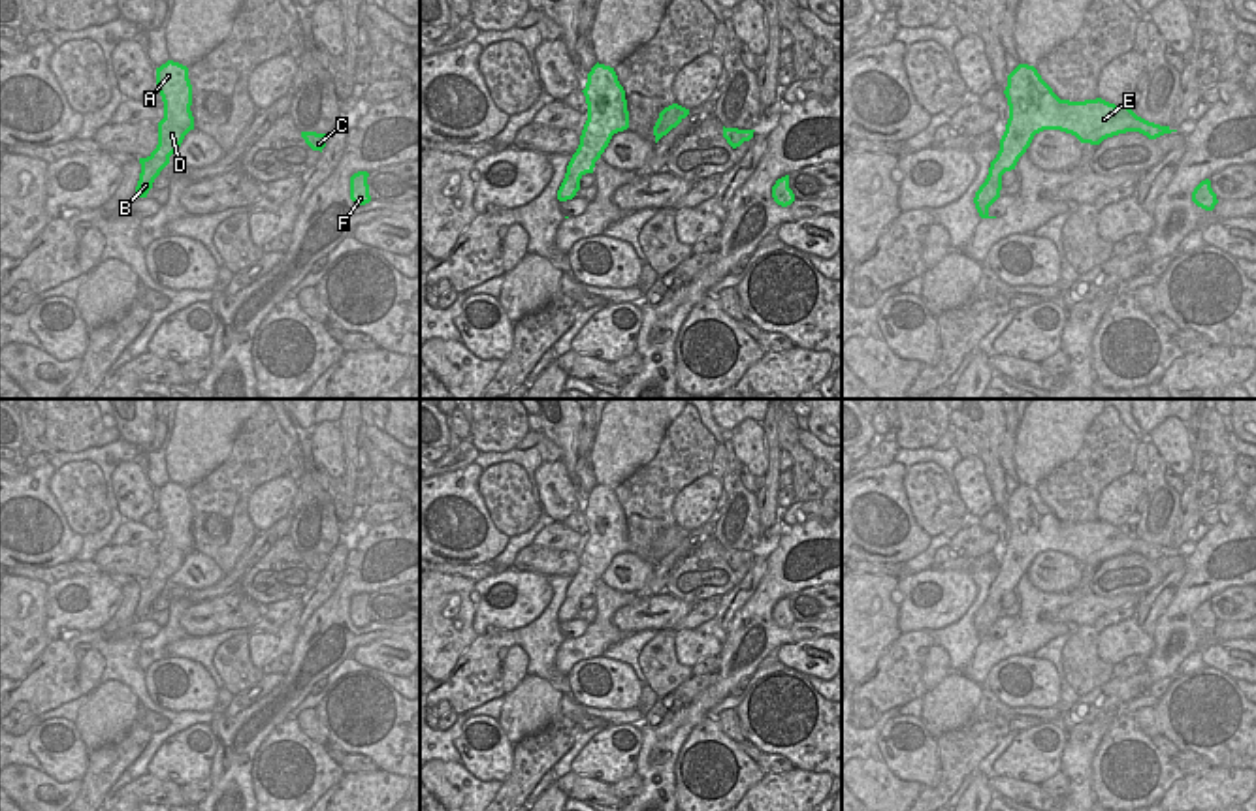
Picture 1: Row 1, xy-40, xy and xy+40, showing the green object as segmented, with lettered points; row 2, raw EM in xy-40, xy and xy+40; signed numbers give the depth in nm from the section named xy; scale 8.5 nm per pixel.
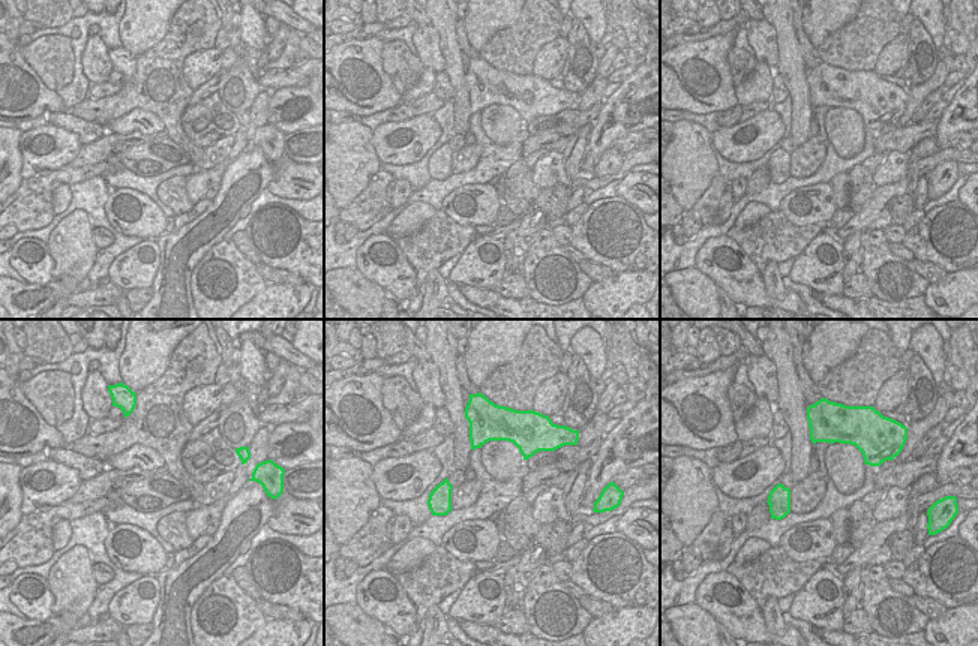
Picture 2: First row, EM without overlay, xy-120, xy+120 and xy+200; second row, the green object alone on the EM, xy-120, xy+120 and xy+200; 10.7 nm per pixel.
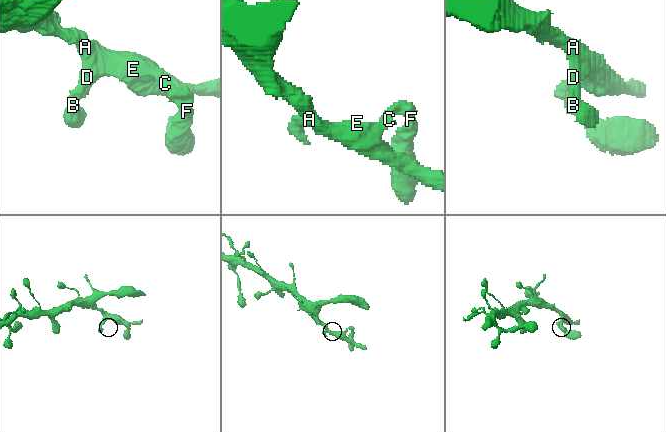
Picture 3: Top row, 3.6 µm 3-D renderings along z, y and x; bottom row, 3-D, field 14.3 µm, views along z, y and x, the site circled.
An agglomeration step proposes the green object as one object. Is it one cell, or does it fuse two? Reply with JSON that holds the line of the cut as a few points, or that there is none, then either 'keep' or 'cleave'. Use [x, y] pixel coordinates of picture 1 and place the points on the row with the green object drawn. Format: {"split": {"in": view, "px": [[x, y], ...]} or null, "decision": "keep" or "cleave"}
{"split": null, "decision": "keep"}

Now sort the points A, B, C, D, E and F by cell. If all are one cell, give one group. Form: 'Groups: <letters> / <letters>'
Groups: A B C D E F

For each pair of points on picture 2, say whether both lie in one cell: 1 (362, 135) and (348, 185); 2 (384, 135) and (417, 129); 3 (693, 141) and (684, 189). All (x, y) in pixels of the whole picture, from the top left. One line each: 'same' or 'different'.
1: same
2: same
3: same

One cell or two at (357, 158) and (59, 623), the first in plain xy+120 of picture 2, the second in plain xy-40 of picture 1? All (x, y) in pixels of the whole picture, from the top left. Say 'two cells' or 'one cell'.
two cells

